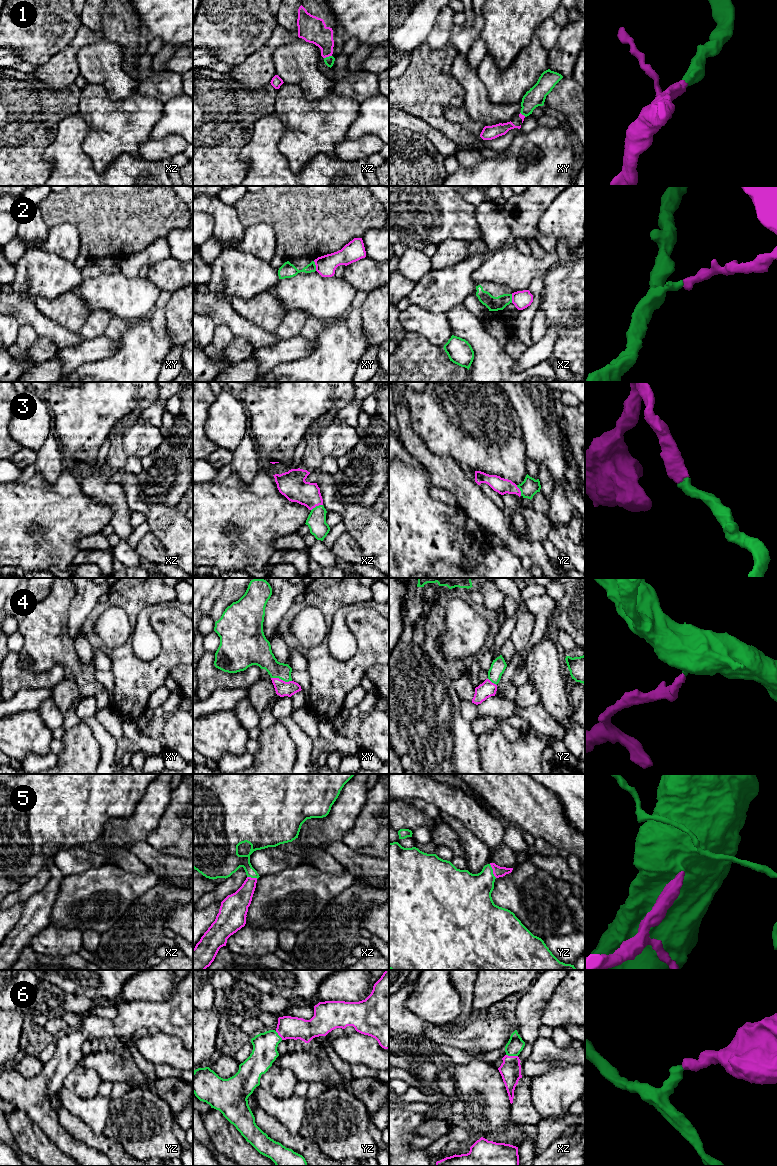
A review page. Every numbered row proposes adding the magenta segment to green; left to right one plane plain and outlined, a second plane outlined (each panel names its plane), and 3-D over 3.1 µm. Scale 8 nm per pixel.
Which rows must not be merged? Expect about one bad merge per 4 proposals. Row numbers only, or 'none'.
2

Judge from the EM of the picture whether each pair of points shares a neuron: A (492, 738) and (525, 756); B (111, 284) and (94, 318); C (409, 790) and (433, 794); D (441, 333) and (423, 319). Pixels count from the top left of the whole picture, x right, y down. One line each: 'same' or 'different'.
A: same
B: different
C: same
D: same

